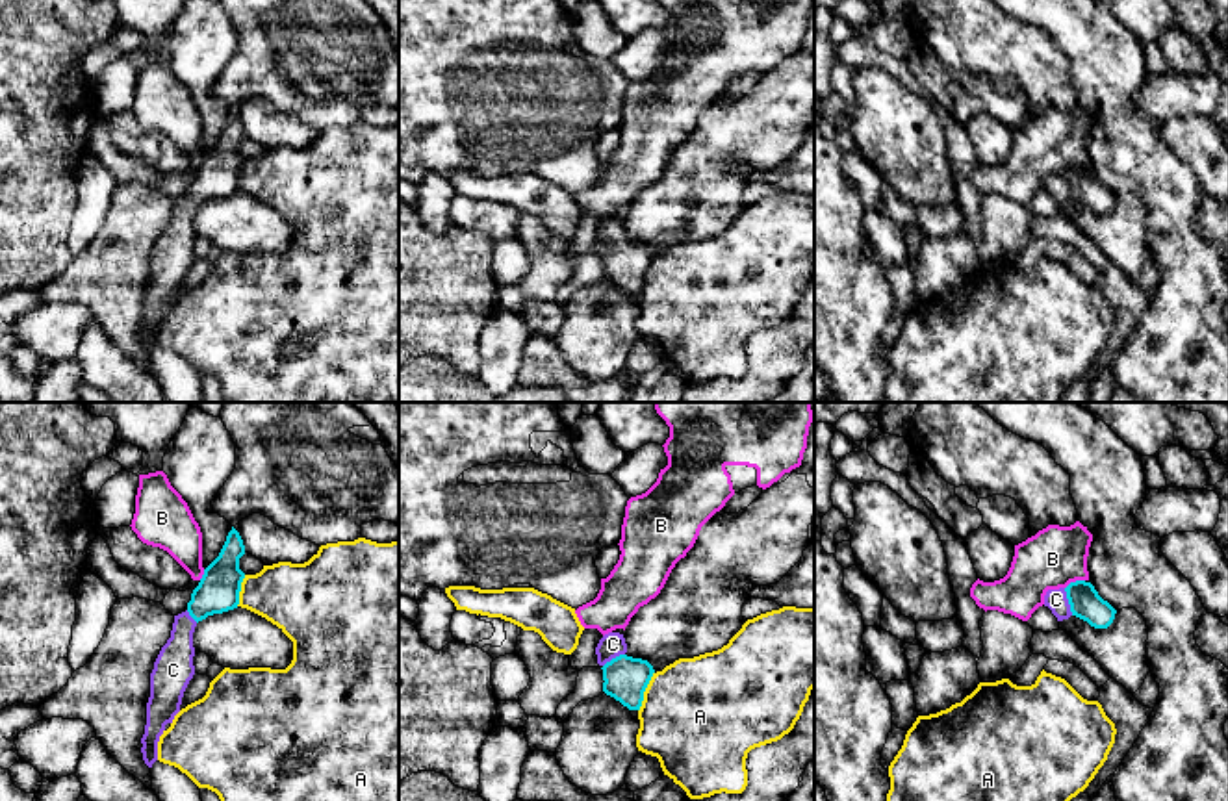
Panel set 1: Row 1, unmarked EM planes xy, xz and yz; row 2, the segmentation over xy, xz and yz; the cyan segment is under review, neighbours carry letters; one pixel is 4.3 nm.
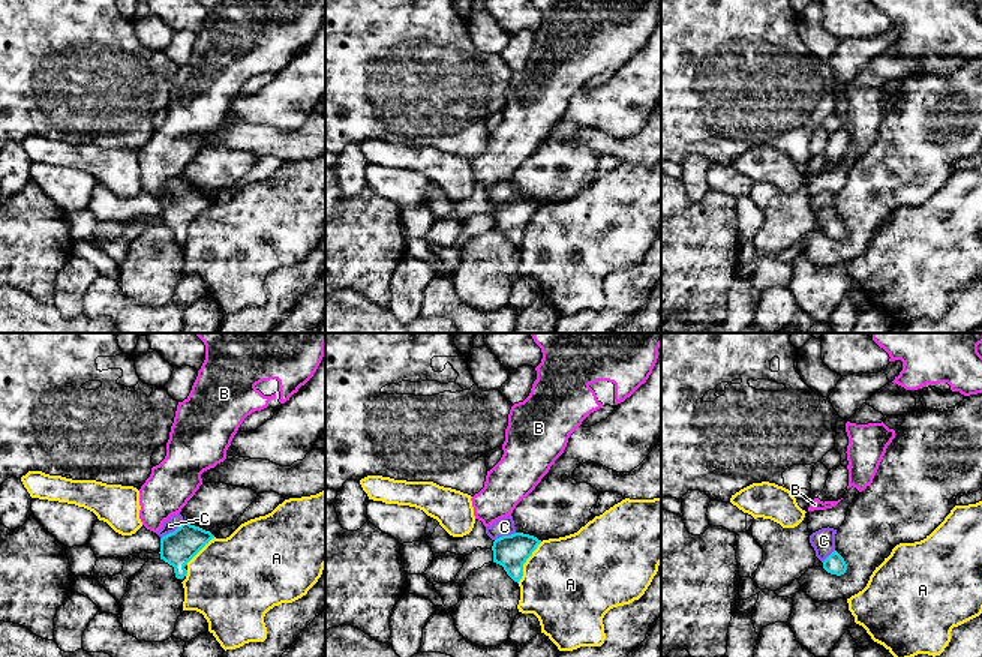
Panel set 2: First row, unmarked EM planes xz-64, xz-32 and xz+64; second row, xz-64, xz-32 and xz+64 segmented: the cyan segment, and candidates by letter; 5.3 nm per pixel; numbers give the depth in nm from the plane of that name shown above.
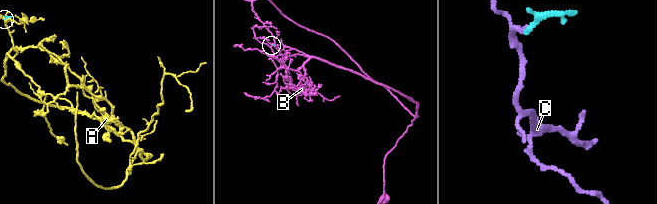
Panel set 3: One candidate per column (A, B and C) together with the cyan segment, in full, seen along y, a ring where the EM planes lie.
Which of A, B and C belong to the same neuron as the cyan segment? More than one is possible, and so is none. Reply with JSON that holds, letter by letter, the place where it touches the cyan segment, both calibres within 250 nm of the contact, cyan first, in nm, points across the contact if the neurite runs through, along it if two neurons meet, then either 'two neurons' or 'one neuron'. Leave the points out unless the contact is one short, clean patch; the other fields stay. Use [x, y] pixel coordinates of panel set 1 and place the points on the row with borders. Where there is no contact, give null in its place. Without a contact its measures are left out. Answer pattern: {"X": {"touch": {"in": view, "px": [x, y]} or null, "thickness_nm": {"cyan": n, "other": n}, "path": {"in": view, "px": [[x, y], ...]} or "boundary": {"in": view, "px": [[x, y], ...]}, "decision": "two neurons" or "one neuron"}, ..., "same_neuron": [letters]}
{"A": {"touch": {"in": "xz", "px": [644, 690]}, "thickness_nm": {"cyan": 190, "other": 480}, "boundary": {"in": "xz", "px": [[653, 672], [639, 711]]}, "decision": "two neurons"}, "B": {"touch": {"in": "yz", "px": [1076, 581]}, "thickness_nm": {"cyan": 140, "other": 260}, "decision": "two neurons"}, "C": {"touch": {"in": "yz", "px": [1069, 601]}, "thickness_nm": {"cyan": 140, "other": 100}, "path": {"in": "yz", "px": [[1086, 603], [1069, 601], [1056, 599]]}, "decision": "one neuron"}, "same_neuron": ["C"]}

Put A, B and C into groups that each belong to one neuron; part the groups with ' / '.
A / B / C

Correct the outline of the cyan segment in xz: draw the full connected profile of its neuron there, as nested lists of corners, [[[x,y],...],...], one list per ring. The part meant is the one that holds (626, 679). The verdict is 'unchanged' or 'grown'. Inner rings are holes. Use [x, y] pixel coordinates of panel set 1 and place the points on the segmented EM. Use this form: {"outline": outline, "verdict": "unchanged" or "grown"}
{"outline": [[[605,634],[597,647],[597,664],[603,669],[603,692],[629,710],[640,710],[644,692],[655,673],[647,660],[627,656],[623,634]]], "verdict": "grown"}

